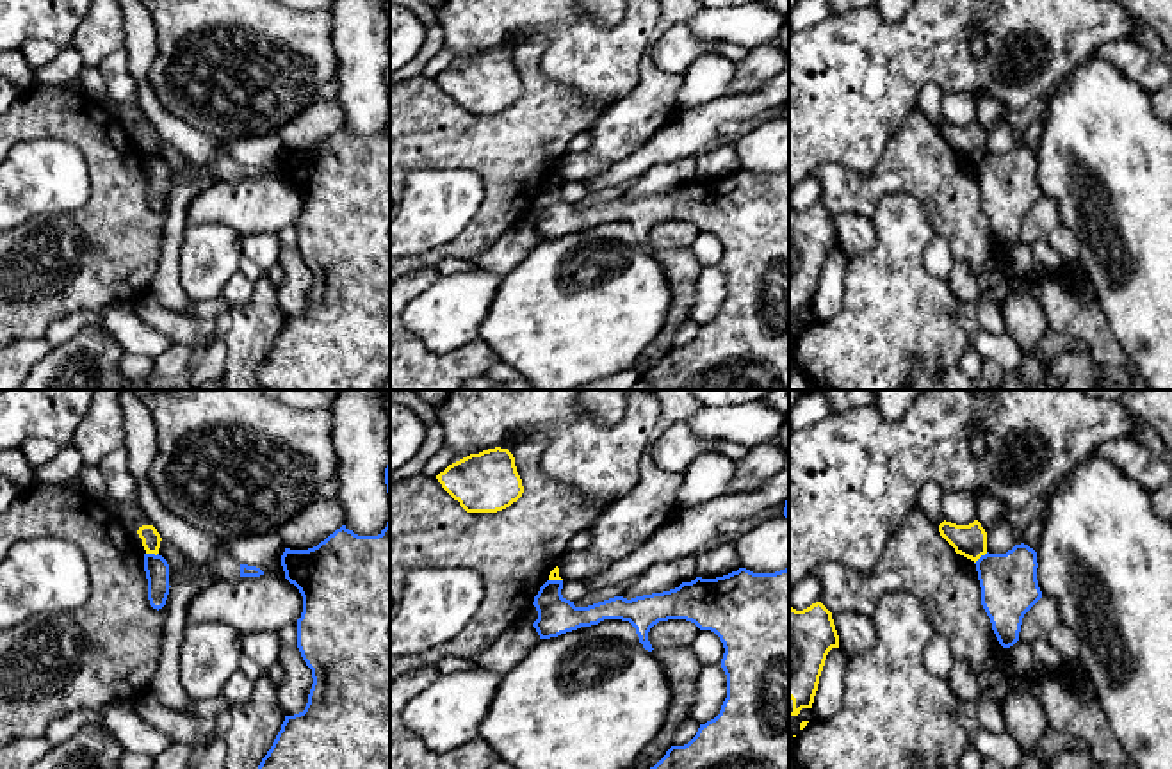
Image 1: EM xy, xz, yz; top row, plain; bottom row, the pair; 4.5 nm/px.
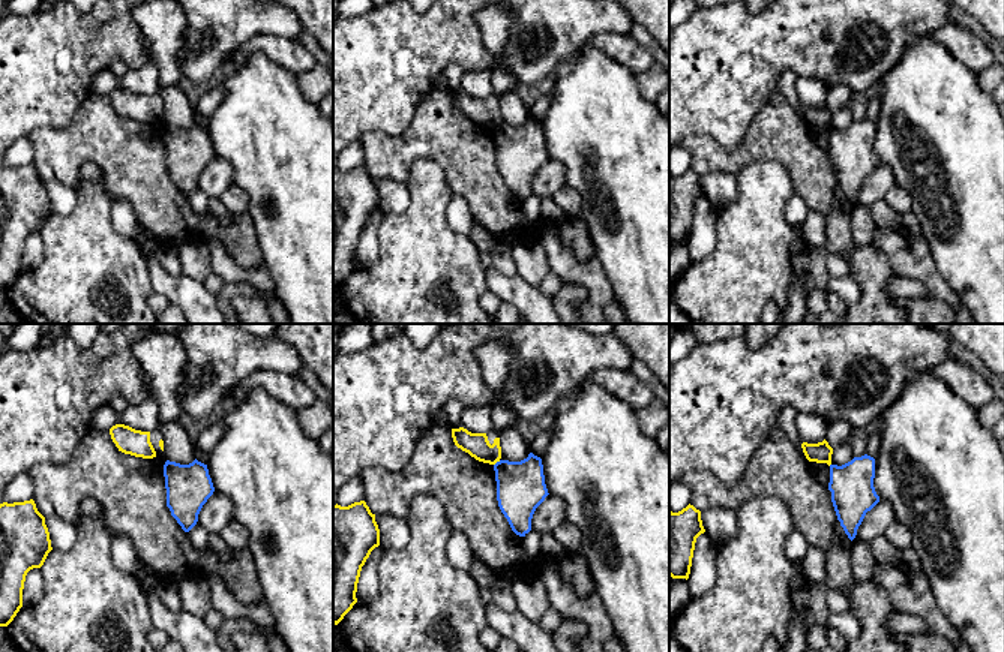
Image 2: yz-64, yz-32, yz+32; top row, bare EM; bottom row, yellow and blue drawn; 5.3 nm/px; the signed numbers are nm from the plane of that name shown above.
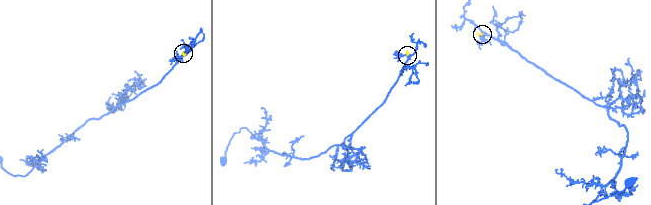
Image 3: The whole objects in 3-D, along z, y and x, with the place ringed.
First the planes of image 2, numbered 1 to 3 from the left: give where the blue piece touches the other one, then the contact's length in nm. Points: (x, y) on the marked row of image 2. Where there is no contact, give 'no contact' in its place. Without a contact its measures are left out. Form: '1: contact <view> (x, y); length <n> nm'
1: no contact
2: contact yz-32 (497, 460); length 50 nm
3: no contact

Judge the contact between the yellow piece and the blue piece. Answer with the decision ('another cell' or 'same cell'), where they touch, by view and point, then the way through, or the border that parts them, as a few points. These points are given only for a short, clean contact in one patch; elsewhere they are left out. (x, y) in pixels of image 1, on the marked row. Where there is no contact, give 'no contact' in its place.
another cell; meets yellow in yz at (980, 556); border along yz (987, 552), (975, 563)

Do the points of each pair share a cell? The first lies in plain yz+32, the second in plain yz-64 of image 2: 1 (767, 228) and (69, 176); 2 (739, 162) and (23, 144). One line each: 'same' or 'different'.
1: different
2: different

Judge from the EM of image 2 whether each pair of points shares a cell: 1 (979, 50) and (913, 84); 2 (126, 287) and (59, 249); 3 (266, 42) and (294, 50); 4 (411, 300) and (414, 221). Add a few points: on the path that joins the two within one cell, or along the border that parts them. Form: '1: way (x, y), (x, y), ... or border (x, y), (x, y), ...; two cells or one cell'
1: border (932, 38), (941, 42), (976, 74); two cells
2: way (110, 282), (99, 279), (75, 255); one cell
3: way (273, 47), (287, 50); one cell
4: way (413, 281), (414, 240); one cell

